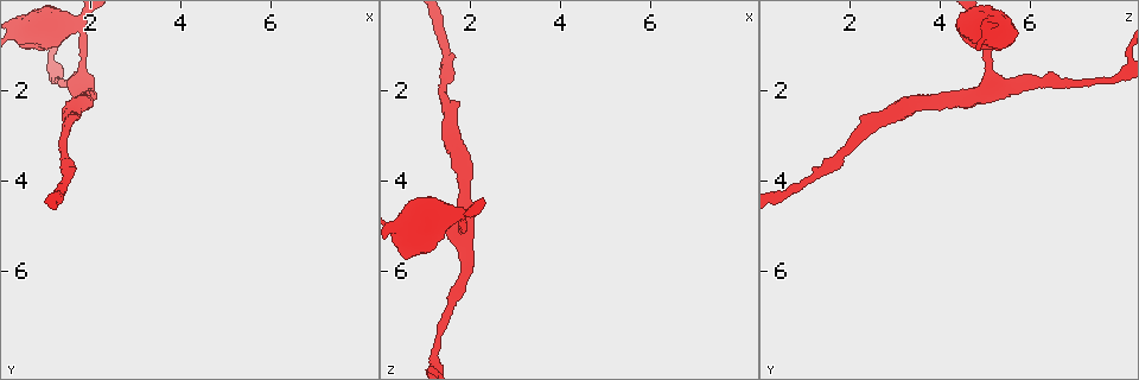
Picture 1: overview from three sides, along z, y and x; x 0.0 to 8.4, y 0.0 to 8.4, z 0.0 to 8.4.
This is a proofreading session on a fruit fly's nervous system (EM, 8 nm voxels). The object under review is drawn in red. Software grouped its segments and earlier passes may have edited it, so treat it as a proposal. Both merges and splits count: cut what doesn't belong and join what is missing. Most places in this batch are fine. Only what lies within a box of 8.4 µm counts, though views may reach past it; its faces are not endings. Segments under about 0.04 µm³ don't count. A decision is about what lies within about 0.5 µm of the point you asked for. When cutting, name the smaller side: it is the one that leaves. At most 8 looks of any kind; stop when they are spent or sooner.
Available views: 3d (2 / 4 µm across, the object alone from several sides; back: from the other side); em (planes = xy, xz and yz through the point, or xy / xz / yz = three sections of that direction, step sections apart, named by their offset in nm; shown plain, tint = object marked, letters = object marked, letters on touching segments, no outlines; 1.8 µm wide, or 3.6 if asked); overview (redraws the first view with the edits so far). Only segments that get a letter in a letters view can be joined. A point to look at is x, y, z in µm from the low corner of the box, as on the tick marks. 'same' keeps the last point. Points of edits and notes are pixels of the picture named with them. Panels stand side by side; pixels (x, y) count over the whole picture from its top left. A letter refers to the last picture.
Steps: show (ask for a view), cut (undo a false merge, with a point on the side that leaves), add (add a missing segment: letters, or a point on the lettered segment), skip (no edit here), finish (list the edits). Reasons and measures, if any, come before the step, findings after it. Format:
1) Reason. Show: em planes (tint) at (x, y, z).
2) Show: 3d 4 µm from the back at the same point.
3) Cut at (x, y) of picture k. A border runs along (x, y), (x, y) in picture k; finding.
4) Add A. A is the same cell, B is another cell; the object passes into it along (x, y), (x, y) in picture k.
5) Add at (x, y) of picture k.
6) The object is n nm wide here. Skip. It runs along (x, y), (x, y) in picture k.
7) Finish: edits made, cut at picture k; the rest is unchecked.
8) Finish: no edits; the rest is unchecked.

Calibre changes. Show: em yz step 16 (letters) at (1.50, 2.60, 2.65).

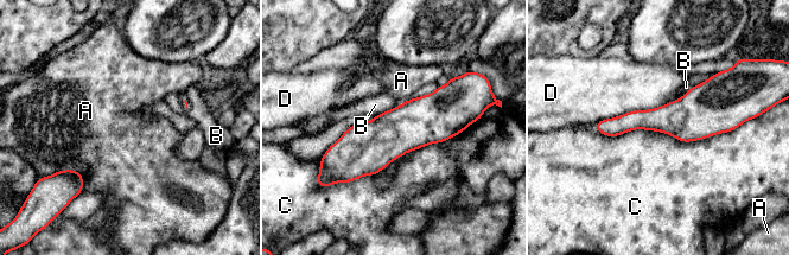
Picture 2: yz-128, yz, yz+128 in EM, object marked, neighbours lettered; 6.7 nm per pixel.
Skip. A, B, C and D are other cells; it runs along (465, 119), (329, 152) in picture 2; all the same neuron.

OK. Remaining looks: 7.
Branch stops here. Show: 3d 4 µm at (0.55, 0.70, 5.75).

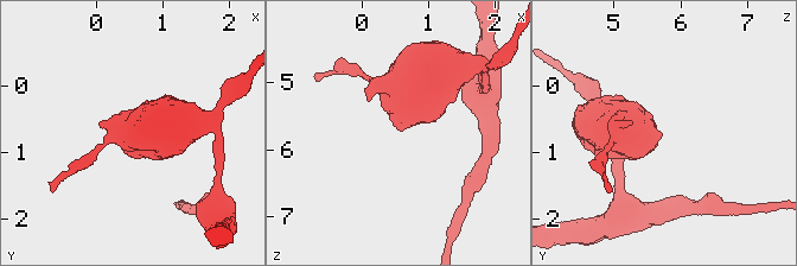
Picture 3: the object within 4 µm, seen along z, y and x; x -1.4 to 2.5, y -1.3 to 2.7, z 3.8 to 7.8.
Show: em 3.6 µm xz step 16 (letters) at (0.55, 0.75, 5.70).

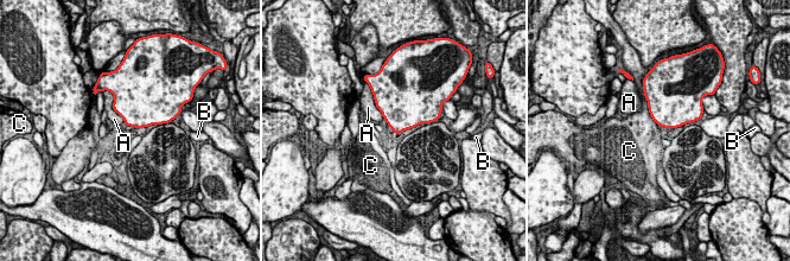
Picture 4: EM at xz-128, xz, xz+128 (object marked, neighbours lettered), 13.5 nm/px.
Skip. A, B and C are other cells; no lettered segment goes on from it.

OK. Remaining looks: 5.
Three-way junction. Show: em planes (letters) at (1.80, 1.85, 5.05).

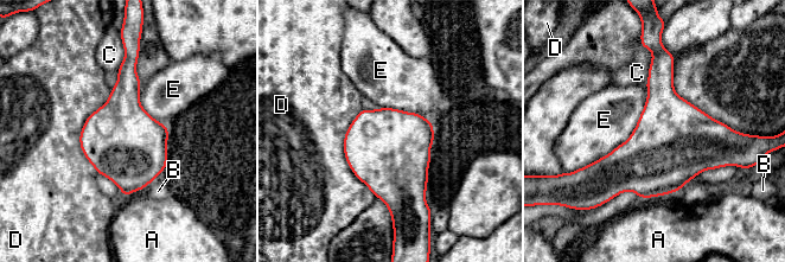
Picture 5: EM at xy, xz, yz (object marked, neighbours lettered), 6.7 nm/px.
The longest contact is with E, 700 nm. Skip. A, B, C, D and E are other cells; one neuron here.

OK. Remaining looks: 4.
A narrow waist. Show: 3d 4 µm at (1.35, 1.80, 7.55).

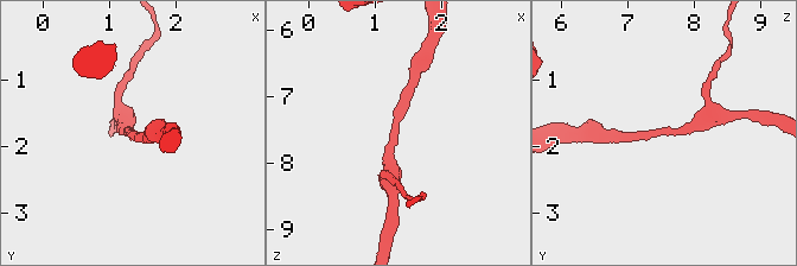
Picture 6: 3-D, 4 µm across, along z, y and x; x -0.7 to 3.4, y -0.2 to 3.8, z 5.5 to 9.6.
Show: em xy step 4 (tint) at (1.30, 1.80, 7.55).

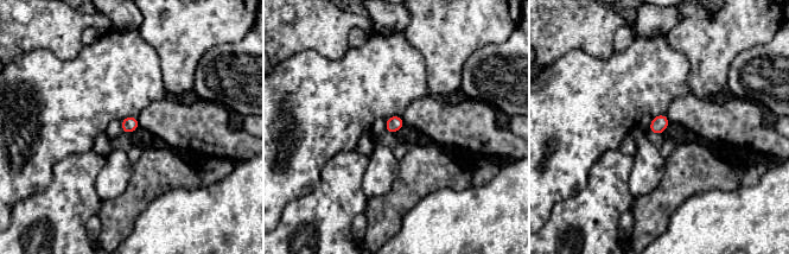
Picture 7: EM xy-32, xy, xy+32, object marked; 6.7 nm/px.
Show: em planes (letters) at the same point.

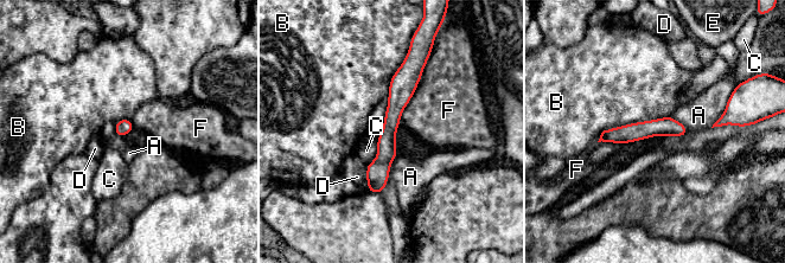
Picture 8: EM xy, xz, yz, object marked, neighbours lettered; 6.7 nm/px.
Skip. A, B, C, D, E and F are other cells; it runs along (409, 63), (370, 188) in picture 8; one neuron here.

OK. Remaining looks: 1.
Finish: no edits; the rest is unchecked.

